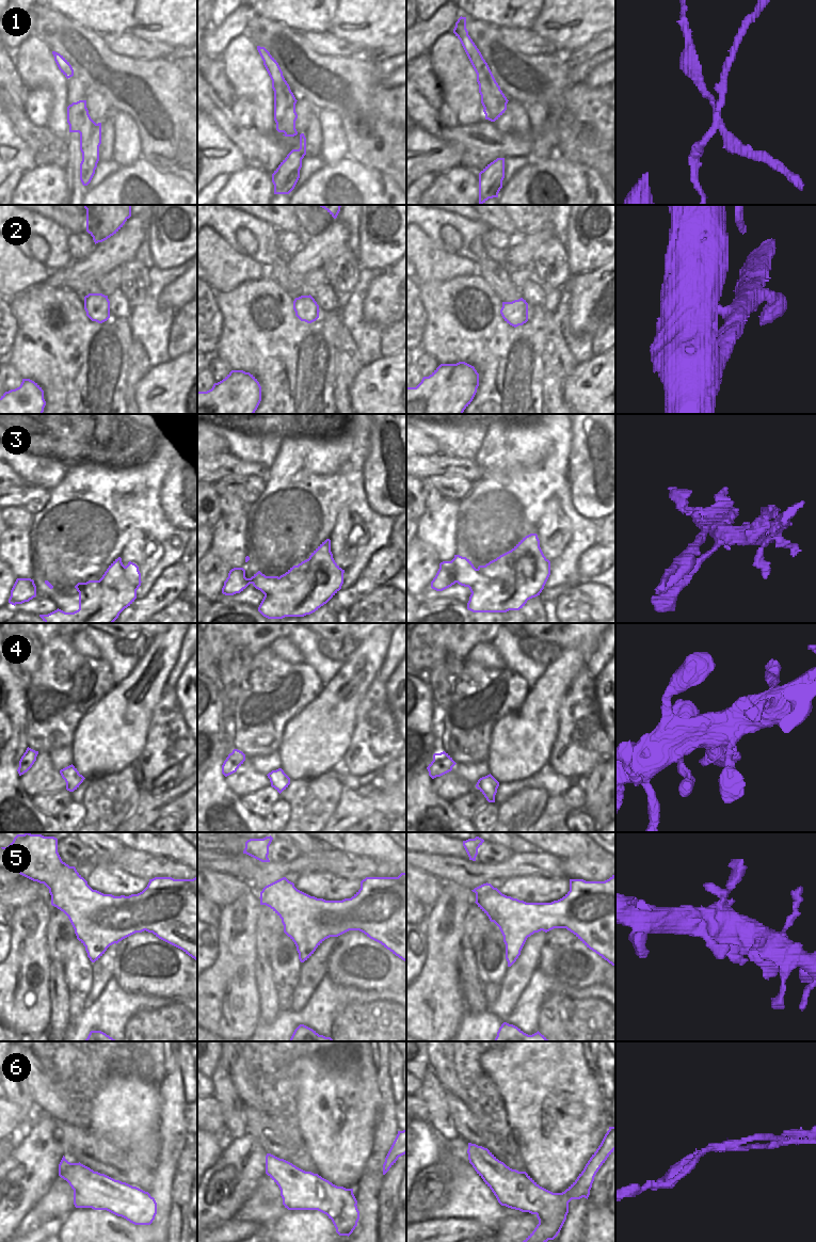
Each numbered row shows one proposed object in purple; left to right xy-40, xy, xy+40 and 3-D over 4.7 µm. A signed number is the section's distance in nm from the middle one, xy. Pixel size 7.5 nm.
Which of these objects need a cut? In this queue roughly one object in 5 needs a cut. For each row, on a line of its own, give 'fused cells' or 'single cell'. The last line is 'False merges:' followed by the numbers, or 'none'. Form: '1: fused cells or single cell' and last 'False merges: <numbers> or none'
1: fused cells
2: single cell
3: fused cells
4: fused cells
5: single cell
6: fused cells
False merges: 1, 3, 4, 6

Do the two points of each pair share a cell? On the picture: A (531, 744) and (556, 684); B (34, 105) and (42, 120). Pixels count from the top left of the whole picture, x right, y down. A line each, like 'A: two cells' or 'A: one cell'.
A: one cell
B: one cell

